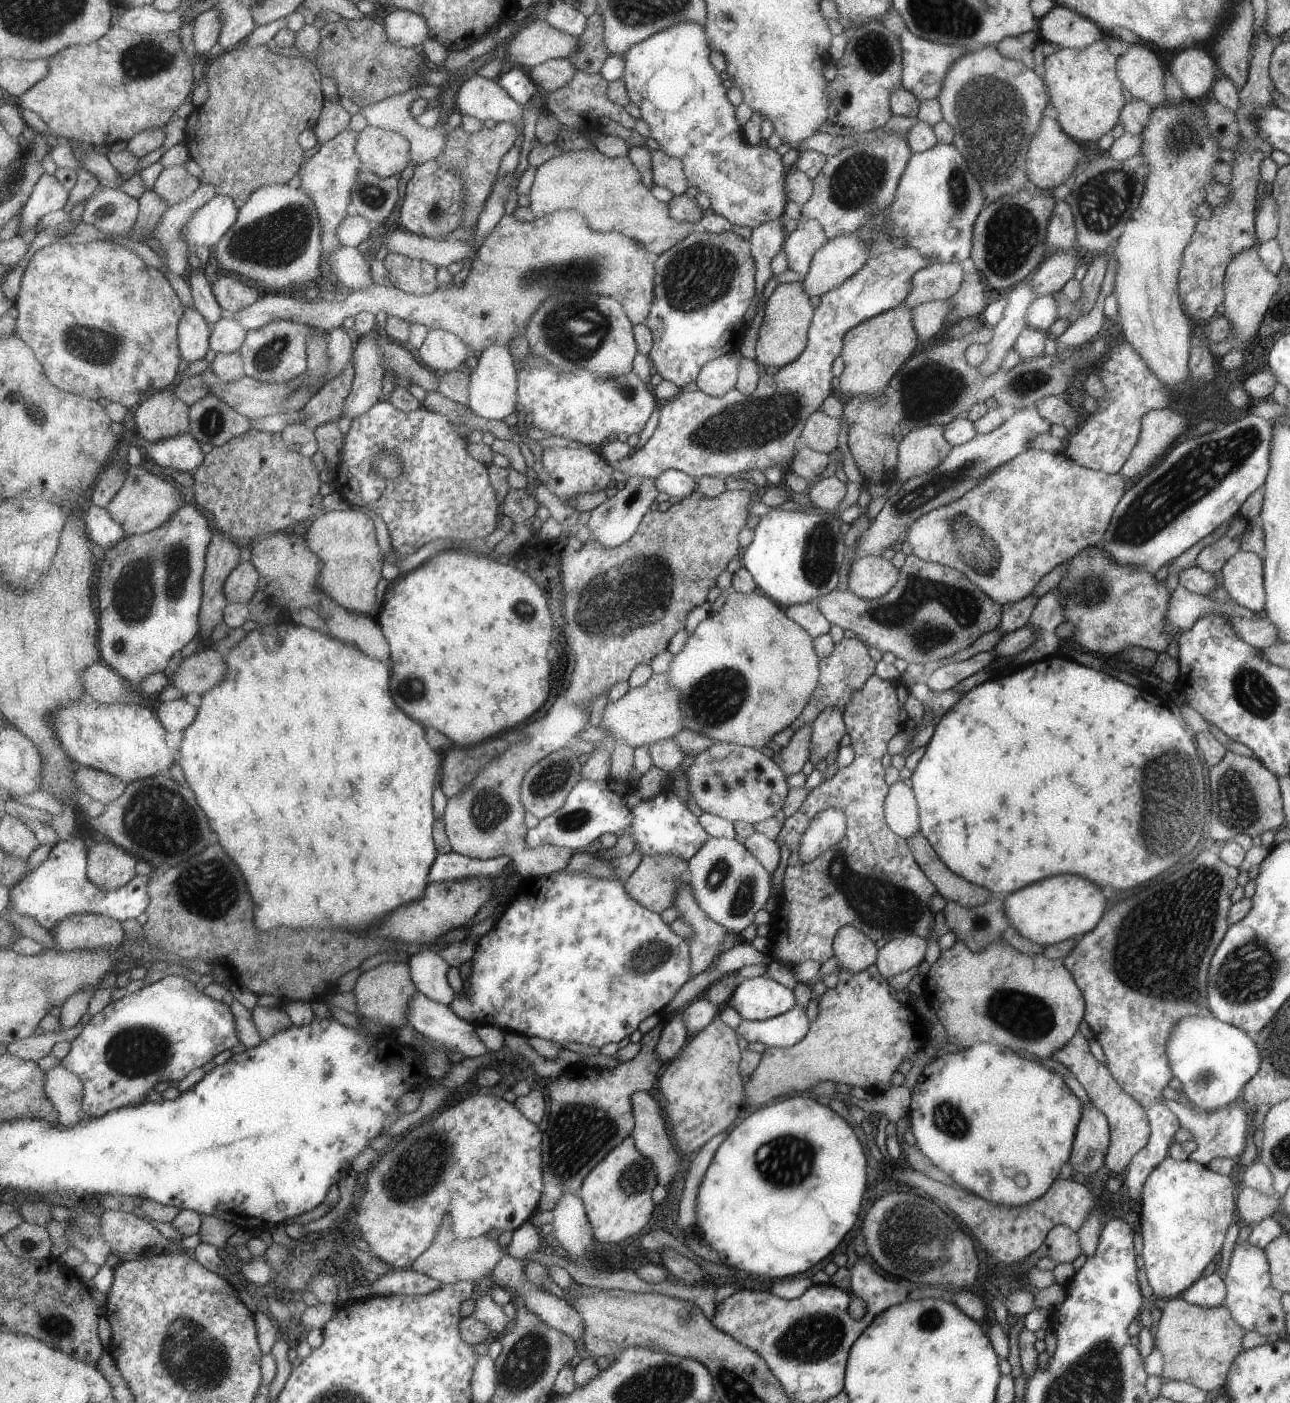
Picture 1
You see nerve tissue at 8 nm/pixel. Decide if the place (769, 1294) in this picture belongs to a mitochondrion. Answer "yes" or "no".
no

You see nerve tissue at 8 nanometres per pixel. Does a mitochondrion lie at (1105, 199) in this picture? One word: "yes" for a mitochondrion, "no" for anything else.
yes

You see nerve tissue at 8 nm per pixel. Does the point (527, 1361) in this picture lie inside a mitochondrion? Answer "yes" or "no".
yes

